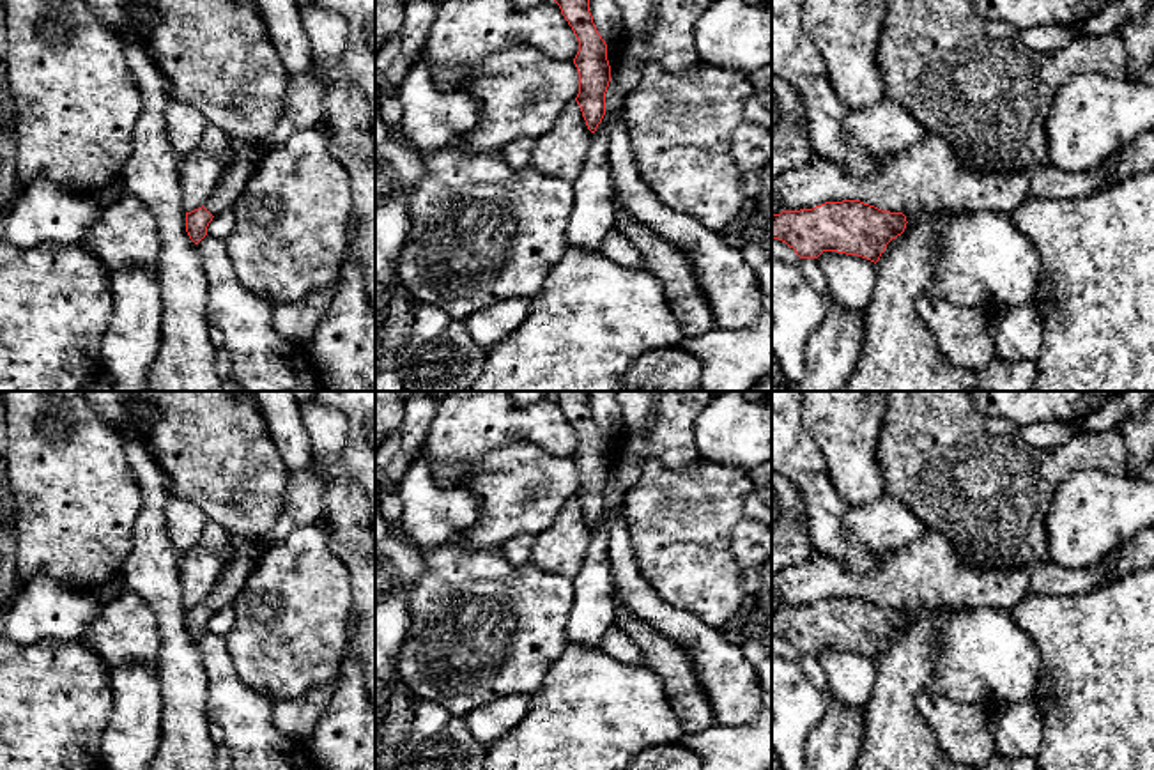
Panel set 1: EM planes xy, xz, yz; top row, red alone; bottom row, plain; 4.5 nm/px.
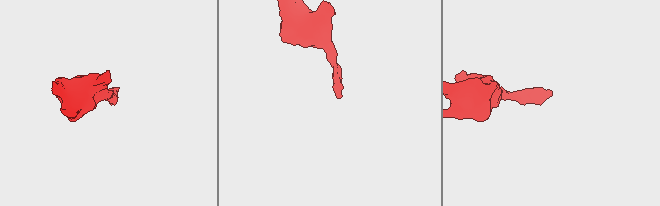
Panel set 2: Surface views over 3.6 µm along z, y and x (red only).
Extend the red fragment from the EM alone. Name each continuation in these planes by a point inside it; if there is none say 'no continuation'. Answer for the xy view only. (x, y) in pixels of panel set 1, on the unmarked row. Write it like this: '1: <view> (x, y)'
1: xy (215, 446)

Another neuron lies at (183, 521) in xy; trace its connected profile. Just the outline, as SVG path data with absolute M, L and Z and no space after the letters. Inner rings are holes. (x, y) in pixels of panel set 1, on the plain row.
M172 497L166 503L165 529L179 554L198 542L207 520L205 513L191 501Z

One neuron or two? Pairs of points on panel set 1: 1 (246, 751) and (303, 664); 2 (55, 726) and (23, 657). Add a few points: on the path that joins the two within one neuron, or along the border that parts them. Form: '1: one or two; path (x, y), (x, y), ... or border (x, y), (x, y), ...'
1: two; border (239, 677), (273, 701)
2: one; path (38, 708), (23, 687), (23, 675)

